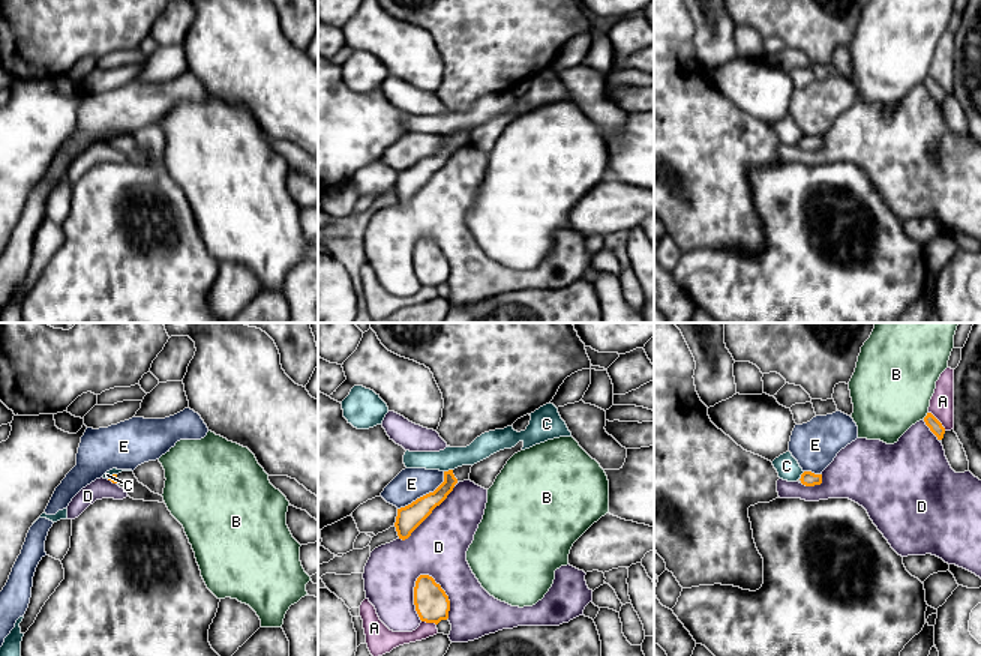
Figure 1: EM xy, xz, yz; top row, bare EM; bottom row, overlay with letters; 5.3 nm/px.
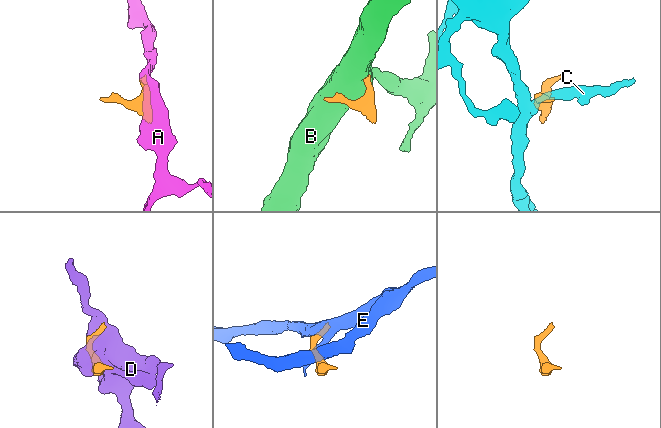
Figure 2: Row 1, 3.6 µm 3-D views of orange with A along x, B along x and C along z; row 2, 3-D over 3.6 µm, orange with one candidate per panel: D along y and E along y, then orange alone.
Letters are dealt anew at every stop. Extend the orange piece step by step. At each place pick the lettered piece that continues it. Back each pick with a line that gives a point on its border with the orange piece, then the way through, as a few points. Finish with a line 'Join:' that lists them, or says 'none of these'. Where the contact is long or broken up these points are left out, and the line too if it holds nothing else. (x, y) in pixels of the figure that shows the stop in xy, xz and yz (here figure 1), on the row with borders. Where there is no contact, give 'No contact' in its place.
Join: none of these

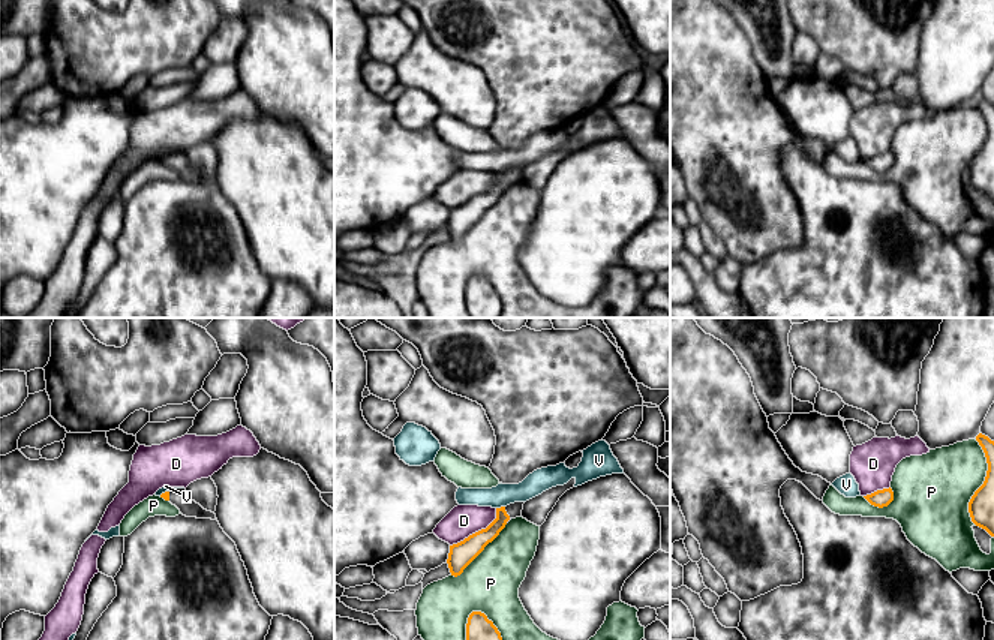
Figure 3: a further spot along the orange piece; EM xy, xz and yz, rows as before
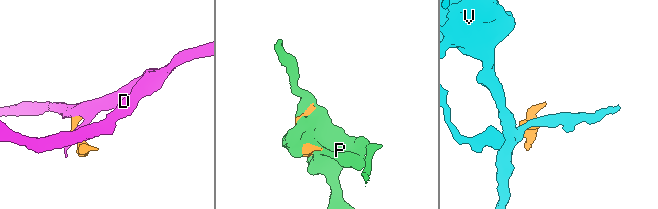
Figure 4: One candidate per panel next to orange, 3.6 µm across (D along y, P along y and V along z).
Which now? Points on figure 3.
Join: none of these

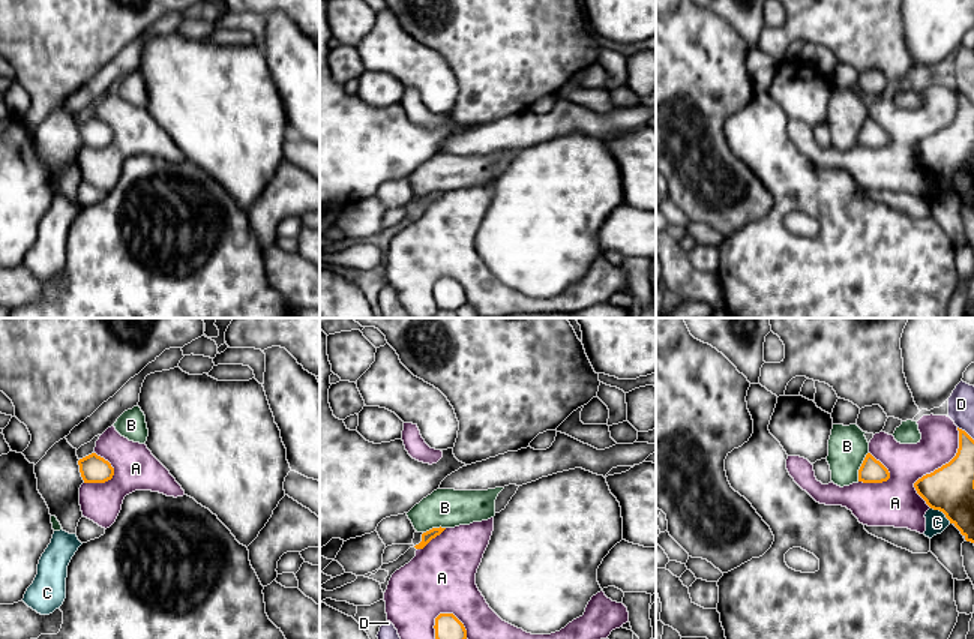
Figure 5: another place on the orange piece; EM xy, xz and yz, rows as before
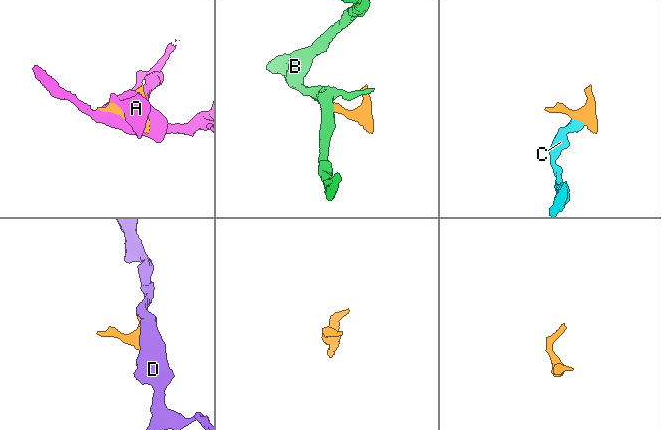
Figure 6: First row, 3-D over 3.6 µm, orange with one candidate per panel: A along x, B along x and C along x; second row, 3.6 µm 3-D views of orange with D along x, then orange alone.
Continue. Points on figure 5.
Join: none of these

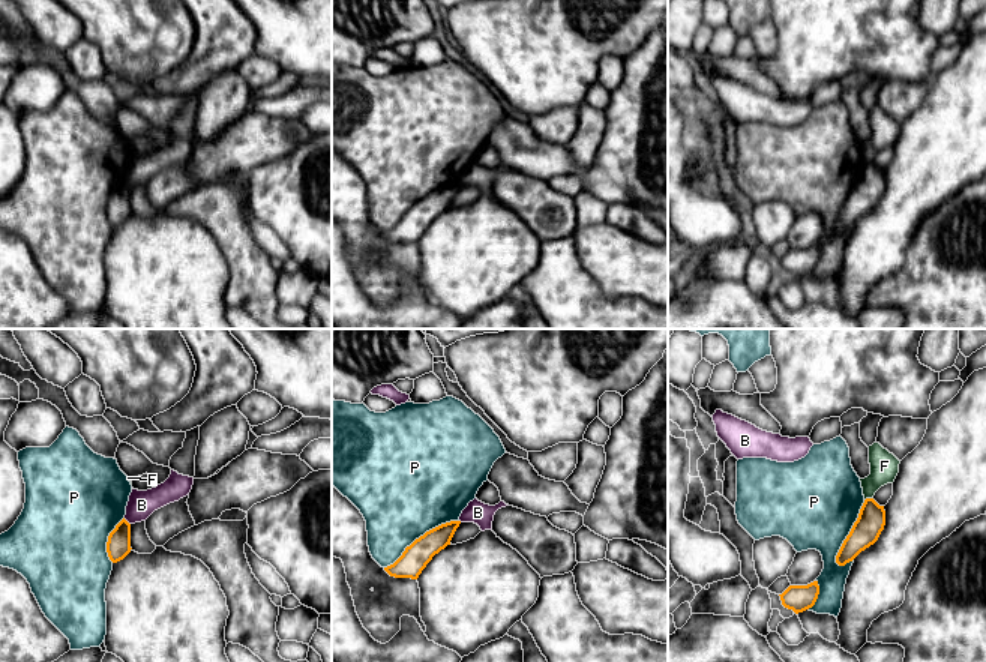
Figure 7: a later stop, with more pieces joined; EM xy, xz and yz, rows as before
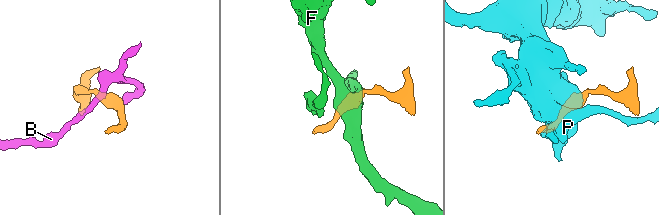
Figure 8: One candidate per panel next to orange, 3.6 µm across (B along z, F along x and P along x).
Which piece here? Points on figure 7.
Join: none of these

